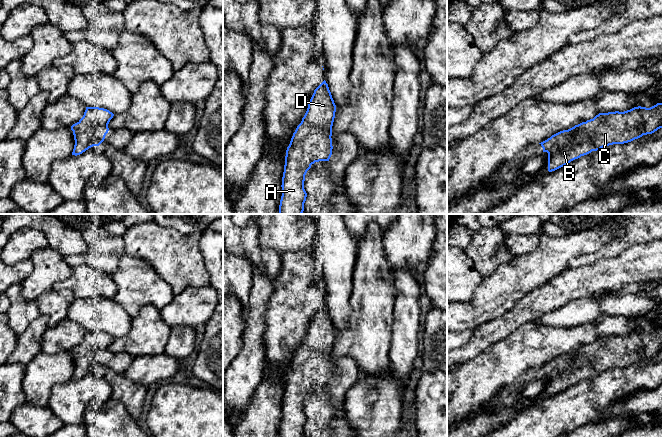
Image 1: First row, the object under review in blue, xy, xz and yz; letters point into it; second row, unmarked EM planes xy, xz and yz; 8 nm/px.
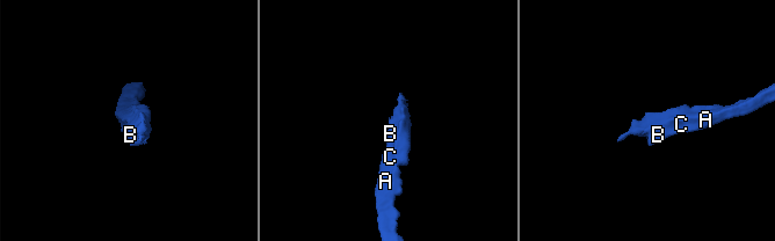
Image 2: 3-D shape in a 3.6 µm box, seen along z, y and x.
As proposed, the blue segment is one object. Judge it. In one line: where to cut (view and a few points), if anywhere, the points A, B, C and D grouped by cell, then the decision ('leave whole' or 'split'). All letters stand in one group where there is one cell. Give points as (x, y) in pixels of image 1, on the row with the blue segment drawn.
no cut; A B C D; leave whole

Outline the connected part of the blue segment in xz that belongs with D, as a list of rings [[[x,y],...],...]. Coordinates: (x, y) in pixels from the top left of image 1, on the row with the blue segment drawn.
[[[324,80],[315,90],[307,111],[286,150],[279,214],[302,214],[307,193],[305,175],[311,165],[329,161],[336,105]]]

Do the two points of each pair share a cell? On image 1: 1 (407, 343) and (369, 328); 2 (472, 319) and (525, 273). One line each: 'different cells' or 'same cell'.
1: different cells
2: same cell

